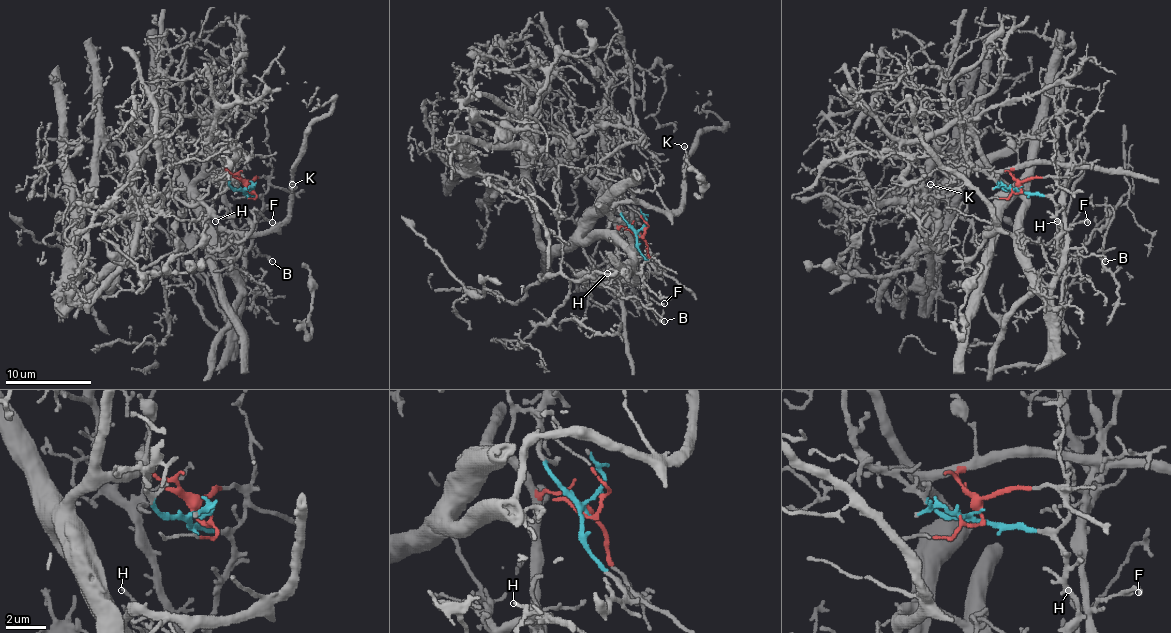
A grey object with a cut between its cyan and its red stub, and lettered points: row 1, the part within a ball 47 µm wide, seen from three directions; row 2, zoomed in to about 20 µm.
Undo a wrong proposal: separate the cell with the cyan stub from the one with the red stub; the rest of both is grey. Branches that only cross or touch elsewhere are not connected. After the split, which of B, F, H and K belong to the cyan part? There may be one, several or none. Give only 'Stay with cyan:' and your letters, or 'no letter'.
Stay with cyan: B, F, H

